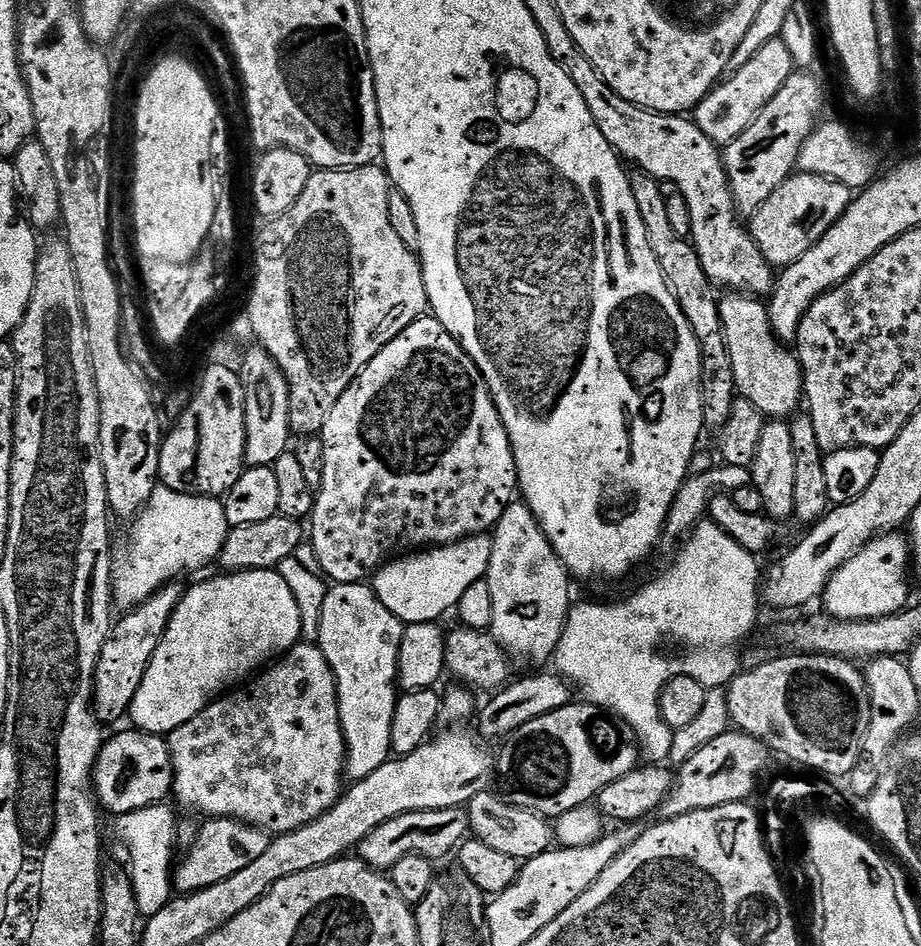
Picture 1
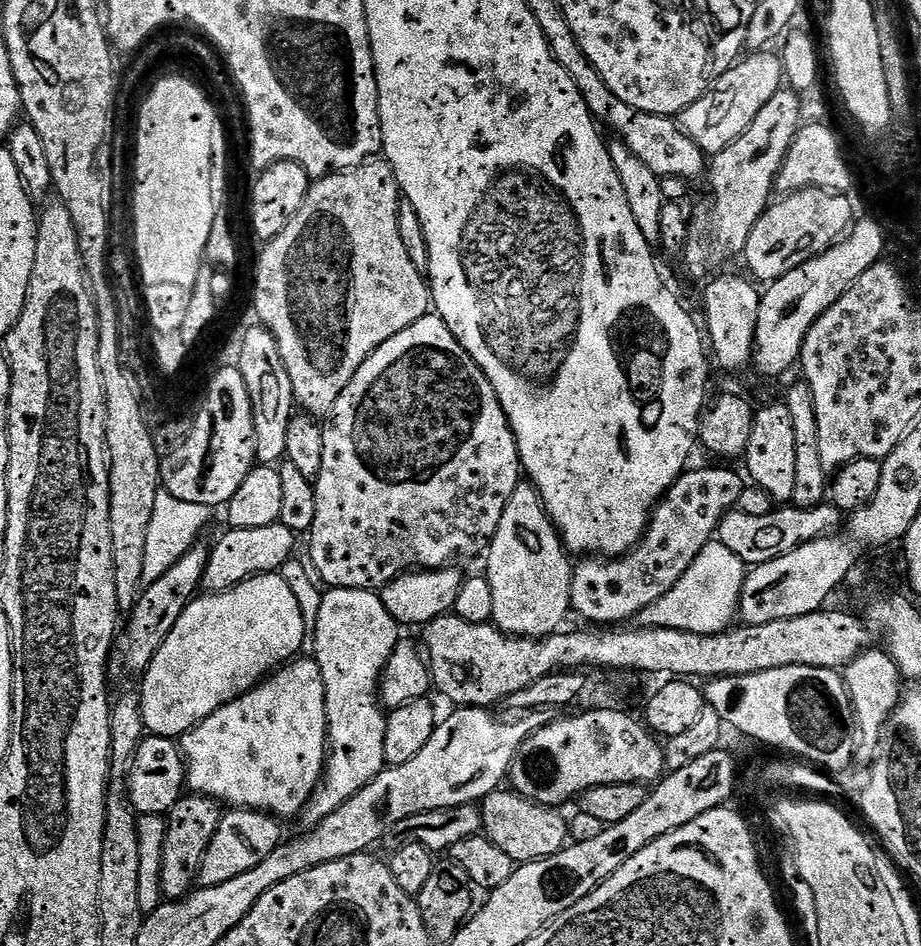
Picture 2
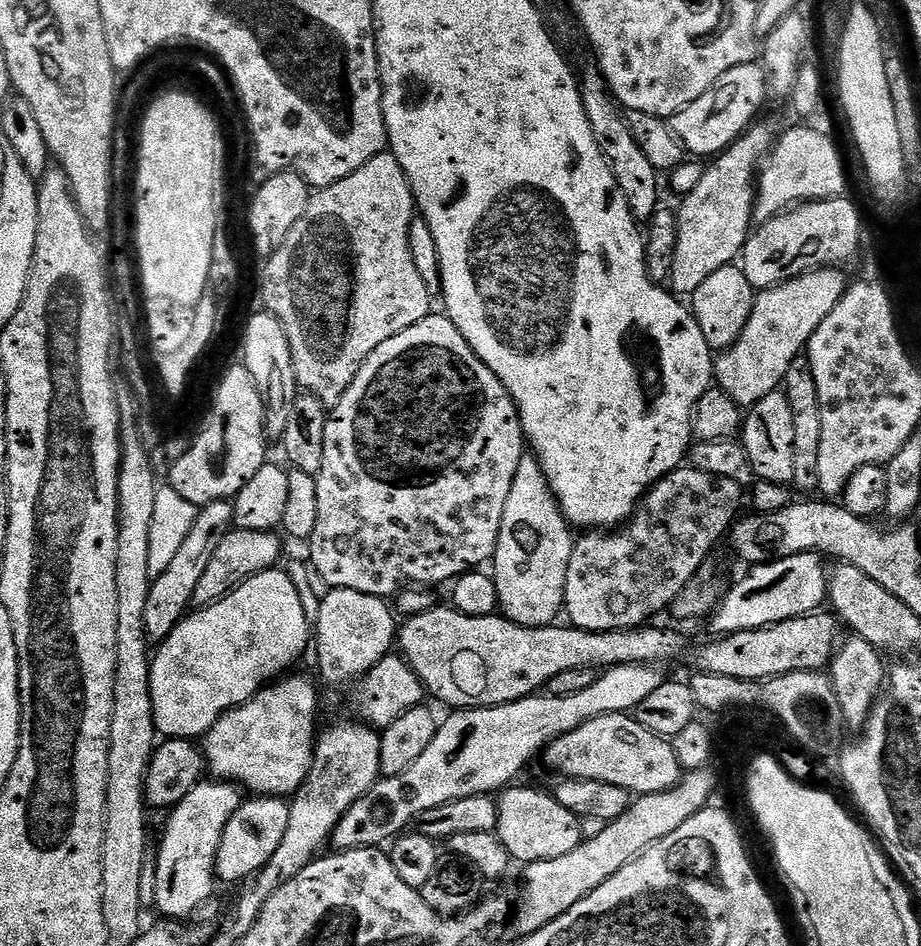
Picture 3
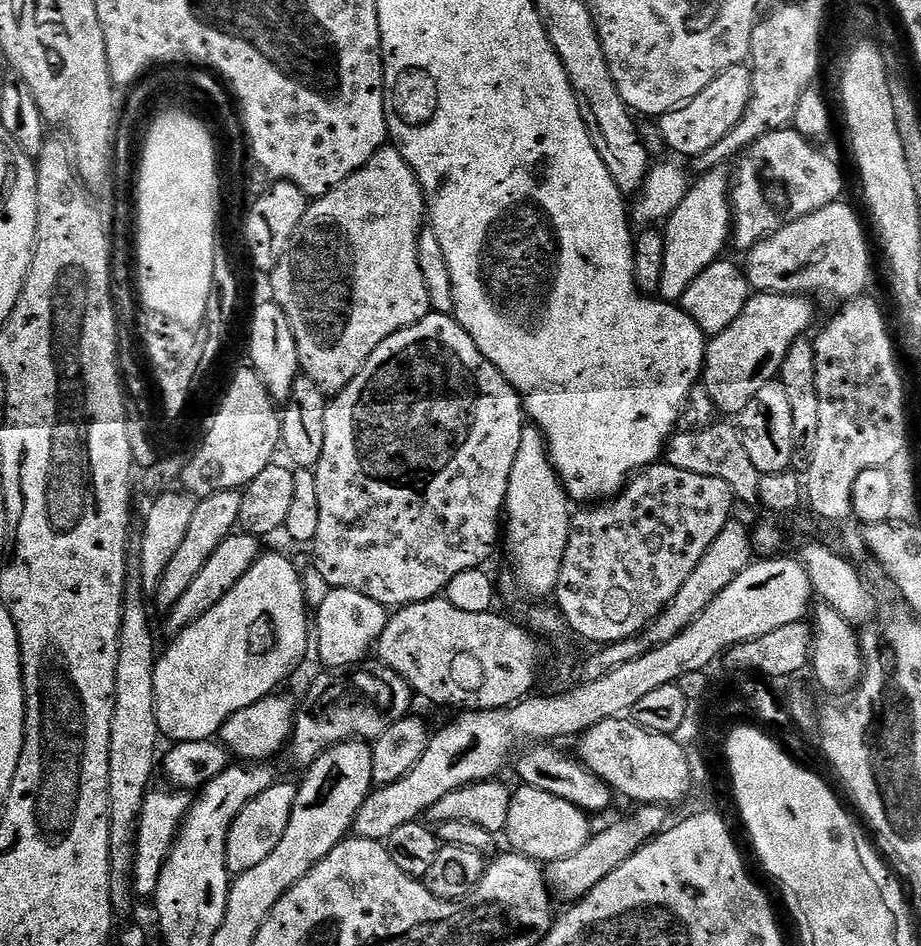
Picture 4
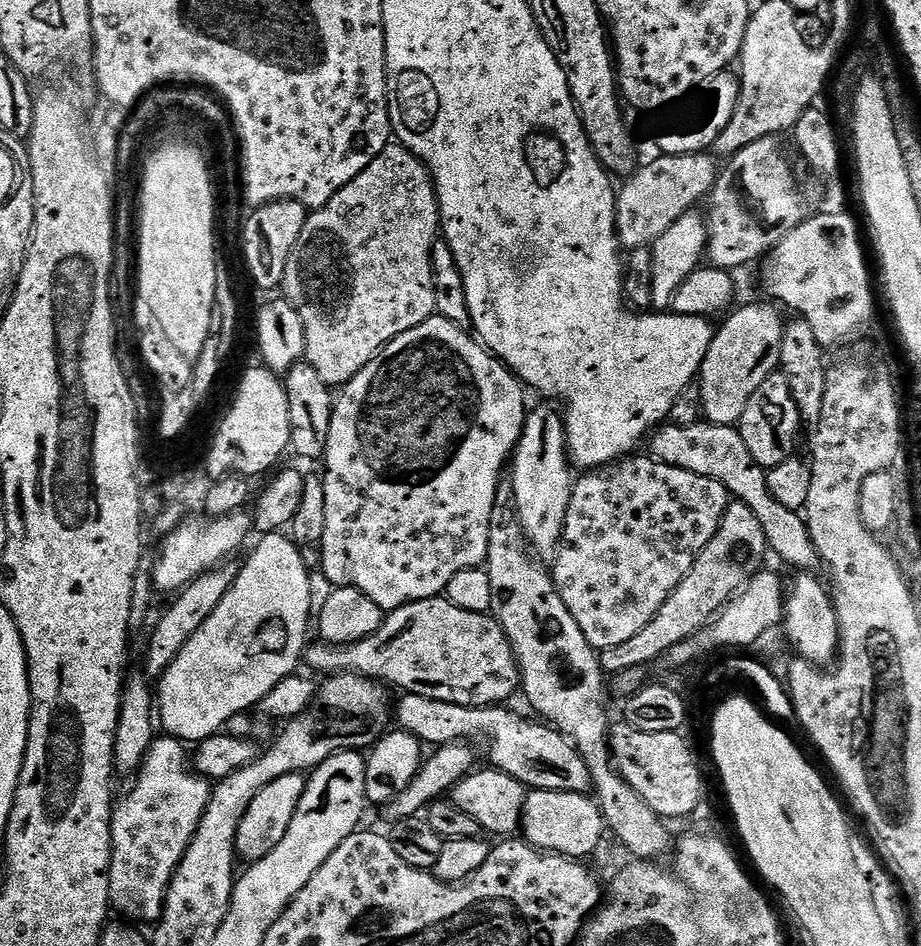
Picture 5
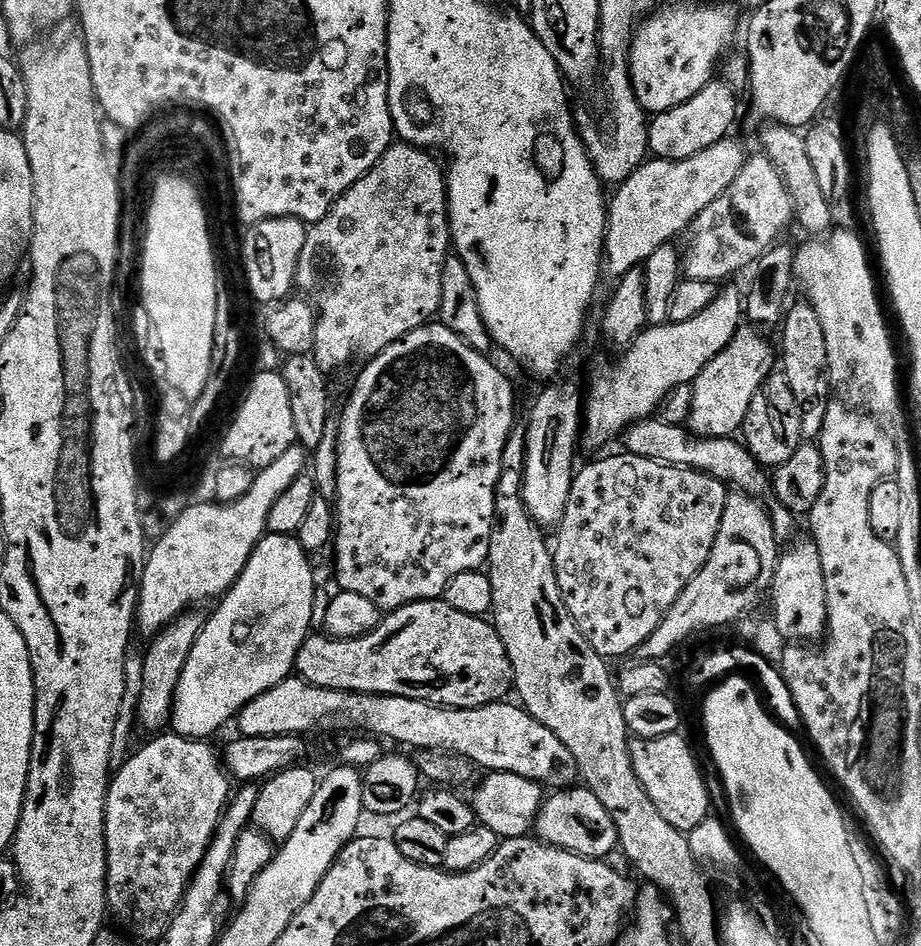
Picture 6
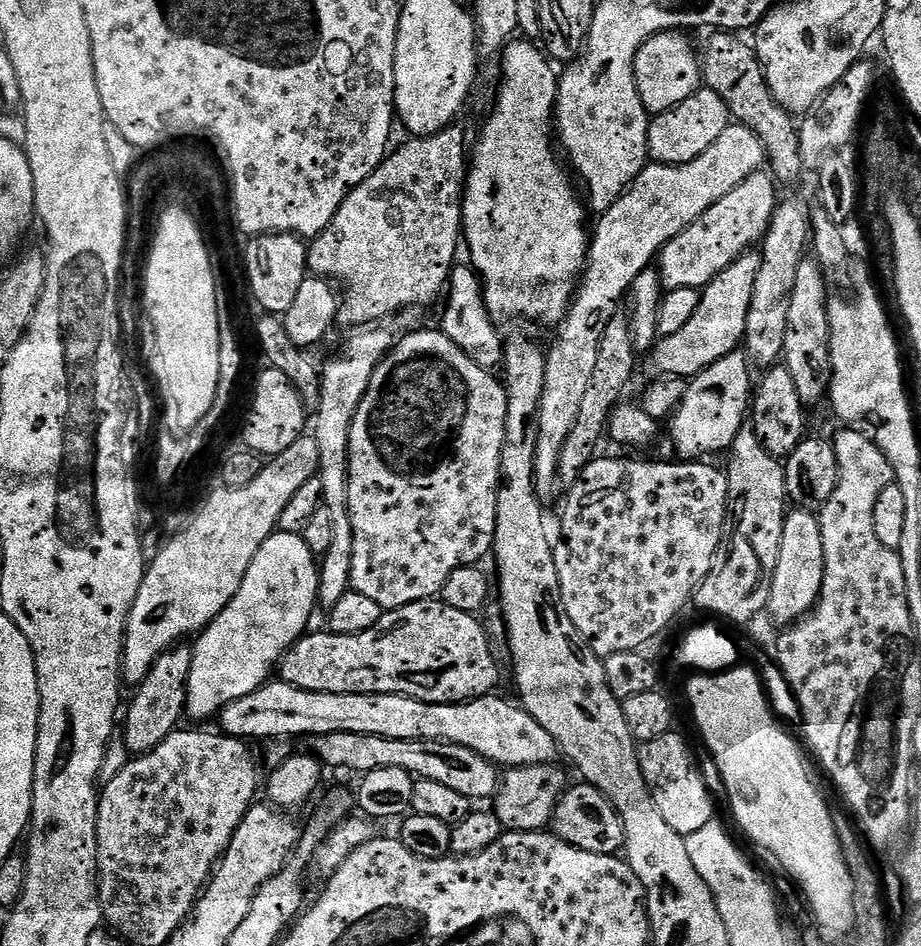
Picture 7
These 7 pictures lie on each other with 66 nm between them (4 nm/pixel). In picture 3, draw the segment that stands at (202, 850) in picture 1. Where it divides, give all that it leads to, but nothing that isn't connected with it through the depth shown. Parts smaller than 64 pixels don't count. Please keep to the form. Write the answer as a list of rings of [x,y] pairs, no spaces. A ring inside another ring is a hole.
[[[256,796],[248,799],[241,803],[234,818],[226,822],[222,846],[218,846],[216,878],[221,885],[236,884],[239,880],[251,881],[257,872],[268,865],[270,858],[274,858],[274,850],[282,846],[286,826],[290,826],[290,804],[287,799],[279,796]]]

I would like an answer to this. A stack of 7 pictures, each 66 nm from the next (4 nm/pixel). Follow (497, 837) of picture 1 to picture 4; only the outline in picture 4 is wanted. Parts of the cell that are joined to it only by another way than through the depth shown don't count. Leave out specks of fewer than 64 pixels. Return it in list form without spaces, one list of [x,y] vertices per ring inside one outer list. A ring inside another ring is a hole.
[[[527,786],[517,789],[512,792],[510,812],[506,814],[504,827],[506,837],[508,836],[507,847],[511,851],[550,865],[556,860],[570,858],[570,854],[578,854],[578,850],[586,846],[586,842],[594,834],[594,827],[588,821],[591,820],[589,813],[583,812],[572,802],[566,802],[566,798],[546,794],[546,790]]]

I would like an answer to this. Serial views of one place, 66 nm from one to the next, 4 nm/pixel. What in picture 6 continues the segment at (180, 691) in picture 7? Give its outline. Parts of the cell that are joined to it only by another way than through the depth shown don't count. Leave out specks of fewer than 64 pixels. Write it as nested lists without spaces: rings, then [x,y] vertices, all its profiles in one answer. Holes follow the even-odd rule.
[[[197,606],[182,613],[178,619],[151,637],[149,644],[152,645],[147,645],[144,654],[143,689],[136,710],[136,723],[141,729],[144,727],[148,734],[160,734],[169,727],[172,719],[172,699],[182,678],[182,670],[186,670],[186,658],[190,658],[190,650],[194,650],[194,642],[198,642],[198,634],[209,618],[209,613],[203,612],[204,610]]]

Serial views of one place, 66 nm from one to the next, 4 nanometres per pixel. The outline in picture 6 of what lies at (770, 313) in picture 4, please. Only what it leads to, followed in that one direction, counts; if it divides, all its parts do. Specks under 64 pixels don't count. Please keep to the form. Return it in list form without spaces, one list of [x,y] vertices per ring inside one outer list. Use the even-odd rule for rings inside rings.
[[[741,326],[734,334],[734,338],[720,353],[704,367],[698,378],[692,384],[692,413],[688,415],[688,424],[691,431],[698,436],[730,436],[735,437],[744,427],[744,419],[750,410],[750,402],[754,402],[754,394],[766,382],[766,378],[774,371],[778,360],[778,352],[764,336],[759,336],[754,329]]]

